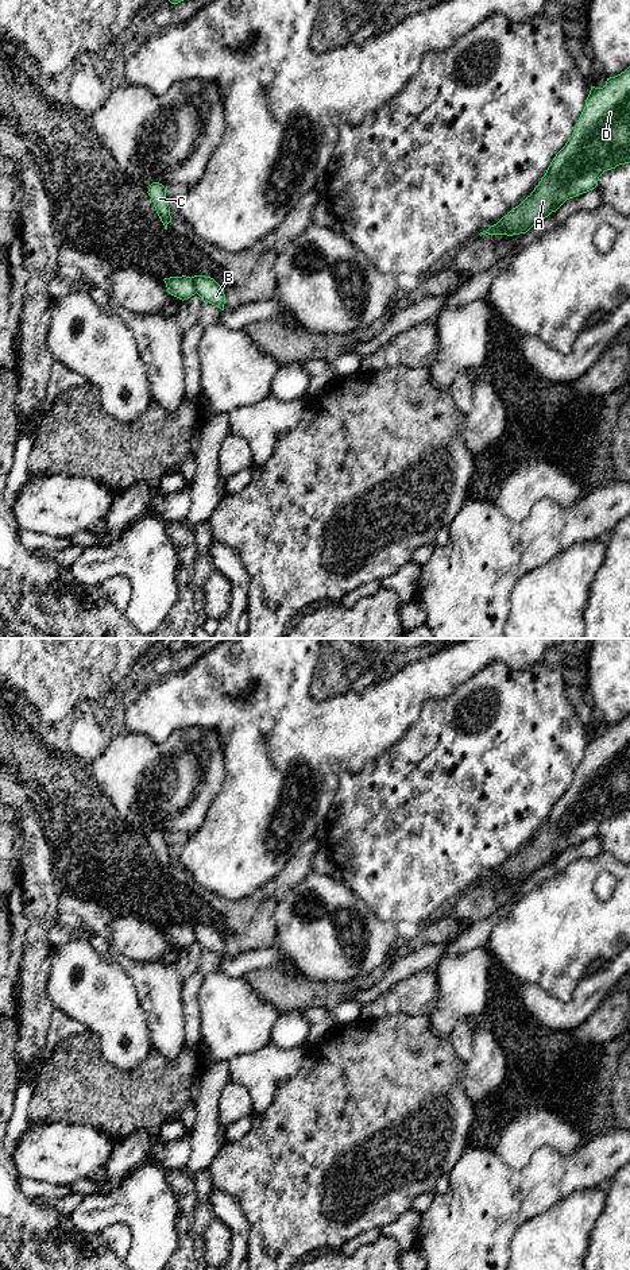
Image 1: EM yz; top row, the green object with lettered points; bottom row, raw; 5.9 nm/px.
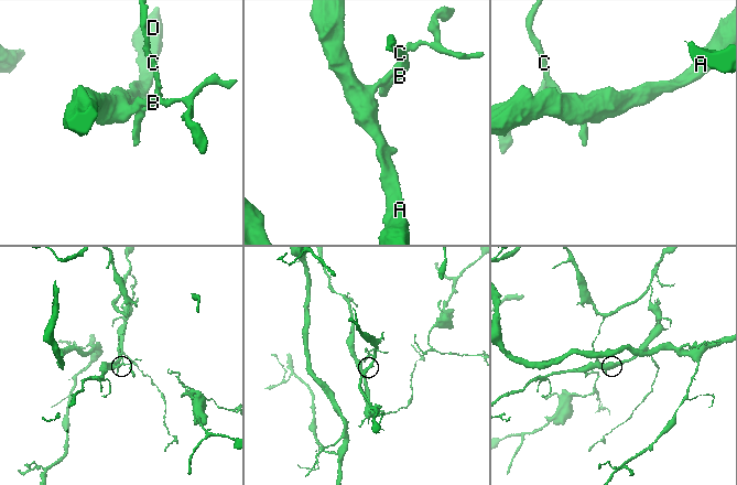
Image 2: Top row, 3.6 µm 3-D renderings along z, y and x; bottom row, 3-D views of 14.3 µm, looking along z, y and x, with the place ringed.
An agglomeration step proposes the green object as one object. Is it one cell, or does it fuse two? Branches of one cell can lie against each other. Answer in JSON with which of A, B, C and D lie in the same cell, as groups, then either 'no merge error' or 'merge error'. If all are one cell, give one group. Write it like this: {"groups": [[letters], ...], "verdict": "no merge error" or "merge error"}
{"groups": [["A", "D"], ["B", "C"]], "verdict": "merge error"}

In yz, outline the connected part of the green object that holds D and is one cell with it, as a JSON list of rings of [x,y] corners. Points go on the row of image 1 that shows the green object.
[[[630,66],[621,74],[607,78],[603,88],[591,86],[572,136],[556,154],[534,190],[496,224],[479,235],[526,233],[567,200],[595,189],[604,171],[625,163],[630,163]]]

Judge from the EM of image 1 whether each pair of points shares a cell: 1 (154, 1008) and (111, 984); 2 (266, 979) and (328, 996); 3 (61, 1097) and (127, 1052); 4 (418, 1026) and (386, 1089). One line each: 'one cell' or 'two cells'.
1: two cells
2: one cell
3: two cells
4: one cell

